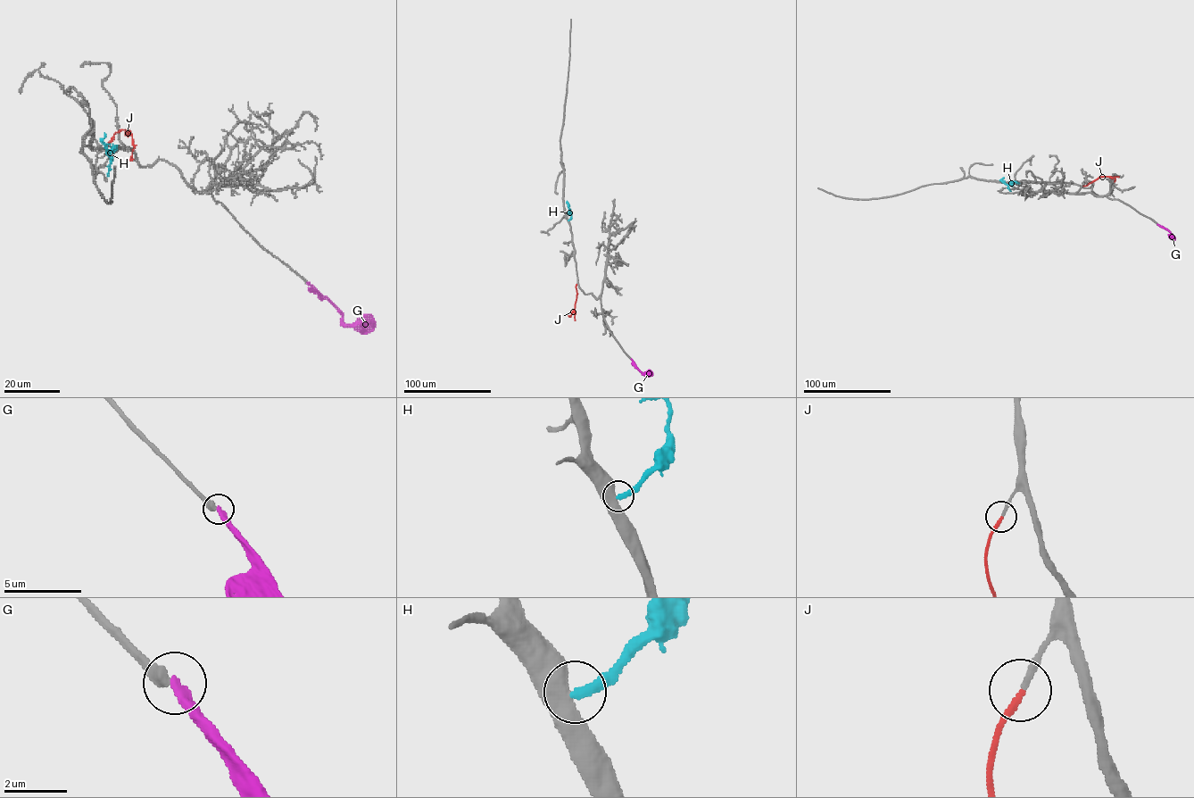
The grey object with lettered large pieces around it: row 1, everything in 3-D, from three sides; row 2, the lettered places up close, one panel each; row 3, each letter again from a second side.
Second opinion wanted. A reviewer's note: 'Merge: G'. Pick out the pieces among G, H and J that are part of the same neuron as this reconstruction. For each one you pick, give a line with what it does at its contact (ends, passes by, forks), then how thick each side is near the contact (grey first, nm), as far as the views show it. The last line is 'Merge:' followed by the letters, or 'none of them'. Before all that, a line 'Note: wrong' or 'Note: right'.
Note: wrong
J: It ends there. Thickness 200 nm (grey) against 200 nm
Merge: J

